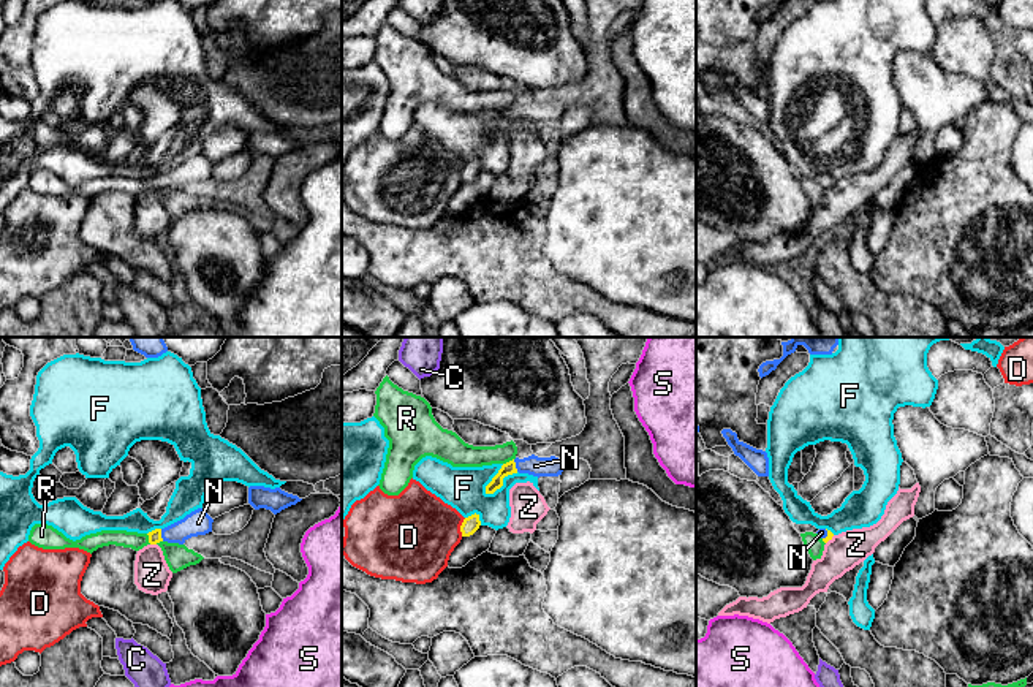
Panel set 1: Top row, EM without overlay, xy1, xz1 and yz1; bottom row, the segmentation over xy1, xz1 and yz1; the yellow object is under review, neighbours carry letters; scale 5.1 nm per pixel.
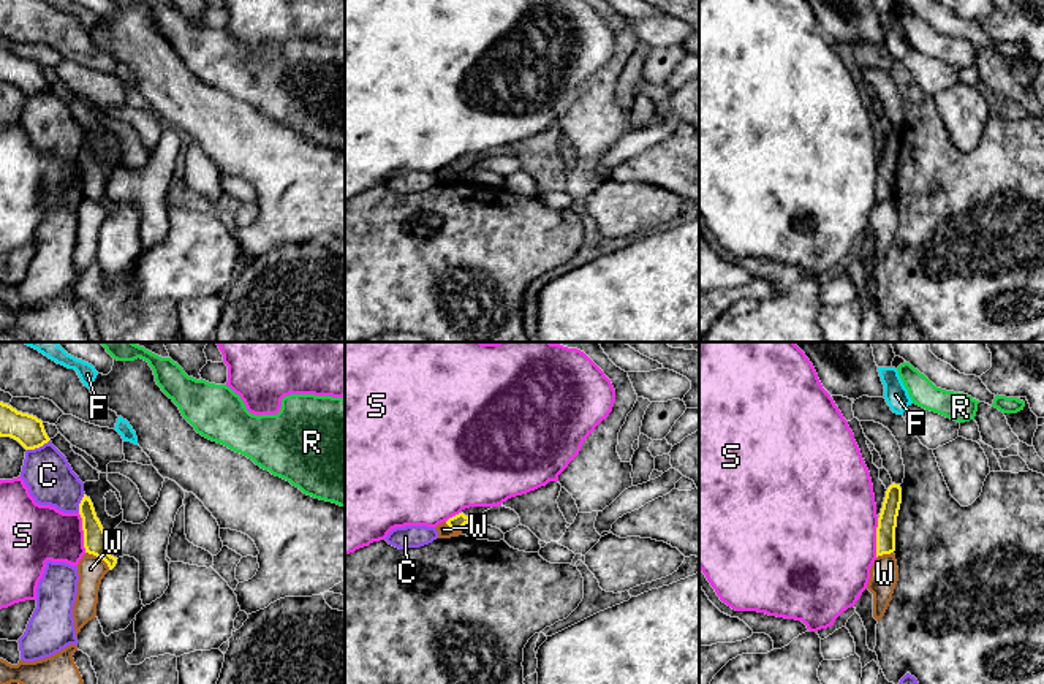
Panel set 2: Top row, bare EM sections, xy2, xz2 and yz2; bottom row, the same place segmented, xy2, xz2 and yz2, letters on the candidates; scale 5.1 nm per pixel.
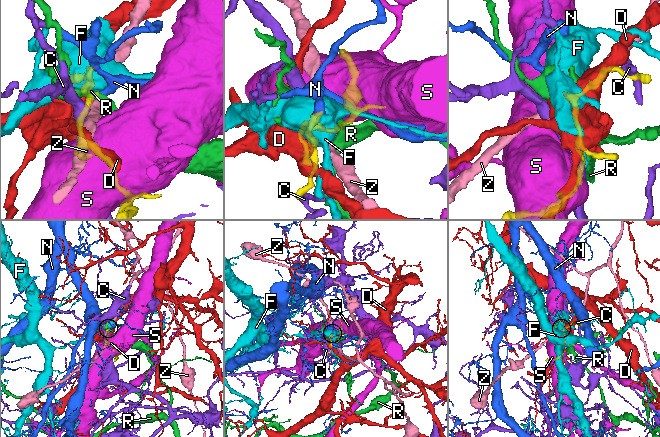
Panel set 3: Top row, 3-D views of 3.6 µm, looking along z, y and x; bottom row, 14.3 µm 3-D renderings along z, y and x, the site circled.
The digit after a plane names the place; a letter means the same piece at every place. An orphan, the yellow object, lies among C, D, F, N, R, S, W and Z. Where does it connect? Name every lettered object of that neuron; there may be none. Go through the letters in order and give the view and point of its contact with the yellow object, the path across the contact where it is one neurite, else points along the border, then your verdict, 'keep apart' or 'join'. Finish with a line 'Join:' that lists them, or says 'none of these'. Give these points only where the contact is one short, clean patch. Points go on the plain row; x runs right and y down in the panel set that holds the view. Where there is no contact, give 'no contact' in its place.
C: meets yellow in xy2 at (38, 92); keep apart
D: meets yellow in xz1 at (461, 173); keep apart
F: meets yellow in xz1 at (502, 129); keep apart
N: meets yellow in xy1 at (160, 181); runs through xy1 (155, 181), (160, 181), (174, 179), (198, 168); join
R: meets yellow in xy1 at (149, 184); border along xy1 (146, 179), (151, 189); keep apart
S: meets yellow in xy2 at (84, 178); keep apart
W: meets yellow in xy2 at (98, 201); border along xy2 (86, 197), (98, 201), (109, 214); keep apart
Z: meets yellow in xy1 at (154, 189); border along xy1 (151, 189), (155, 190); keep apart
Join: N

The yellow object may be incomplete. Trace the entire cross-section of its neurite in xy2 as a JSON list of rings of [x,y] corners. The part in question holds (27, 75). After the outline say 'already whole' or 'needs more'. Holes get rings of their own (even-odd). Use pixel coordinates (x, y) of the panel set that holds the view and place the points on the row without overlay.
[[[0,48],[0,82],[11,82],[25,95],[40,93],[51,86],[41,65],[3,48]]] | already whole

